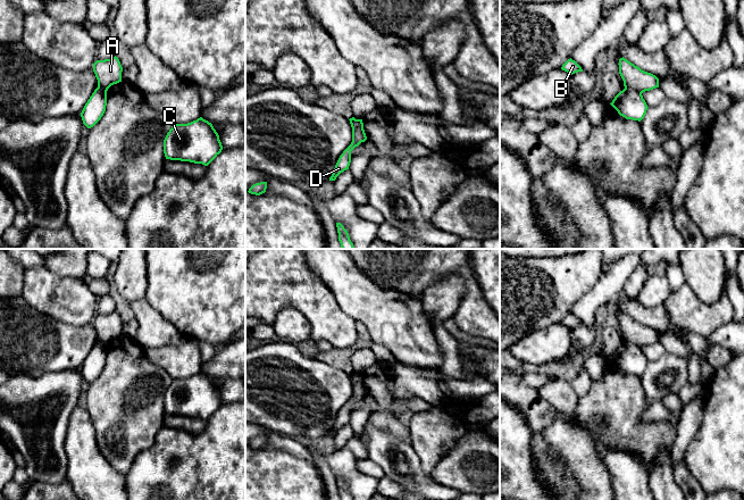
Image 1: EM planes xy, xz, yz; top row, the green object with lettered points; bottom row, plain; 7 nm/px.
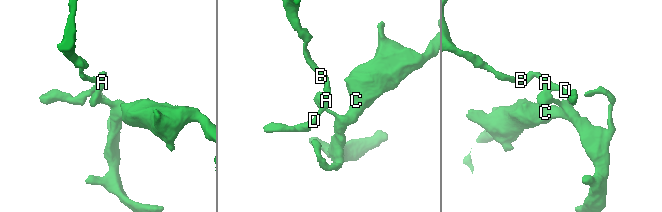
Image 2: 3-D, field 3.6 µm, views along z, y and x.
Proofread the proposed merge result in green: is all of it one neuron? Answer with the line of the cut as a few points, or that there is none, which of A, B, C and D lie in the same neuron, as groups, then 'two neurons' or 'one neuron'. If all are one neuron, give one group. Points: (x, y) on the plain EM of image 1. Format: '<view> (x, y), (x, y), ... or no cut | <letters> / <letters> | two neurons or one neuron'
yz (625, 342), (637, 344), (641, 348) | A B D / C | two neurons

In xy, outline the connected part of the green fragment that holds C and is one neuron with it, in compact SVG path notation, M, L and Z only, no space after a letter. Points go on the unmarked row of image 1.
M202 372L187 378L173 378L164 394L166 414L208 420L223 405L212 378Z

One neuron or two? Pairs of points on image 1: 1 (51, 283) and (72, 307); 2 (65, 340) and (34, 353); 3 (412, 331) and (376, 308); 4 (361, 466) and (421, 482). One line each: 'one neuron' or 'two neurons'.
1: one neuron
2: one neuron
3: one neuron
4: two neurons

